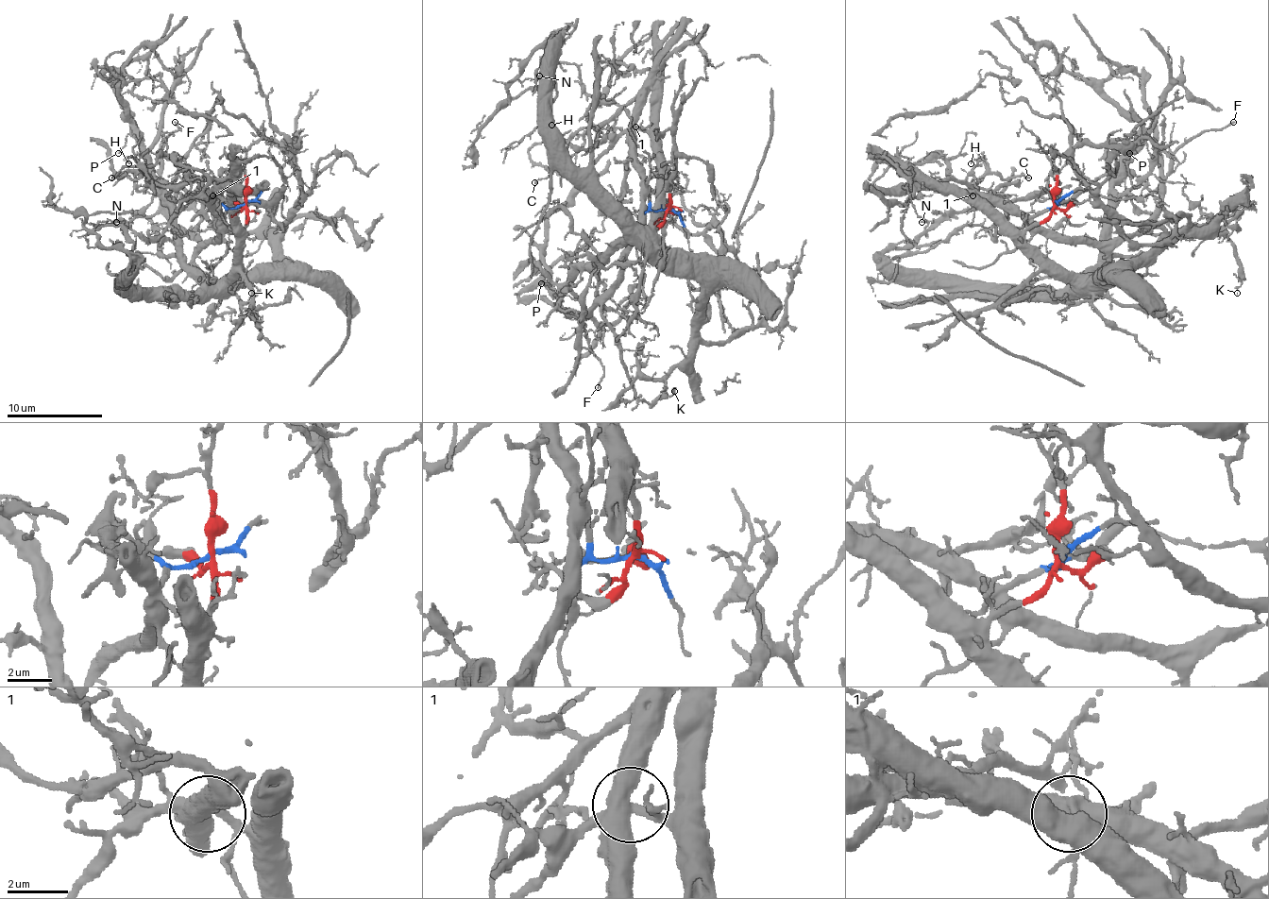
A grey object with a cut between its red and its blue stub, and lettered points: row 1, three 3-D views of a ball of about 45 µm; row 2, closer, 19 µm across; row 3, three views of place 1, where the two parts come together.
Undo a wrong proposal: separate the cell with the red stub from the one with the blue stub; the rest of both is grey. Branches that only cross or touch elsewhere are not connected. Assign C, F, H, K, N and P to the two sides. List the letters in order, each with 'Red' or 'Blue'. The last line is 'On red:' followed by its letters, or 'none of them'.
C: Blue
F: Blue
H: Blue
K: Red
N: Red
P: Red
On red: K, N, P

